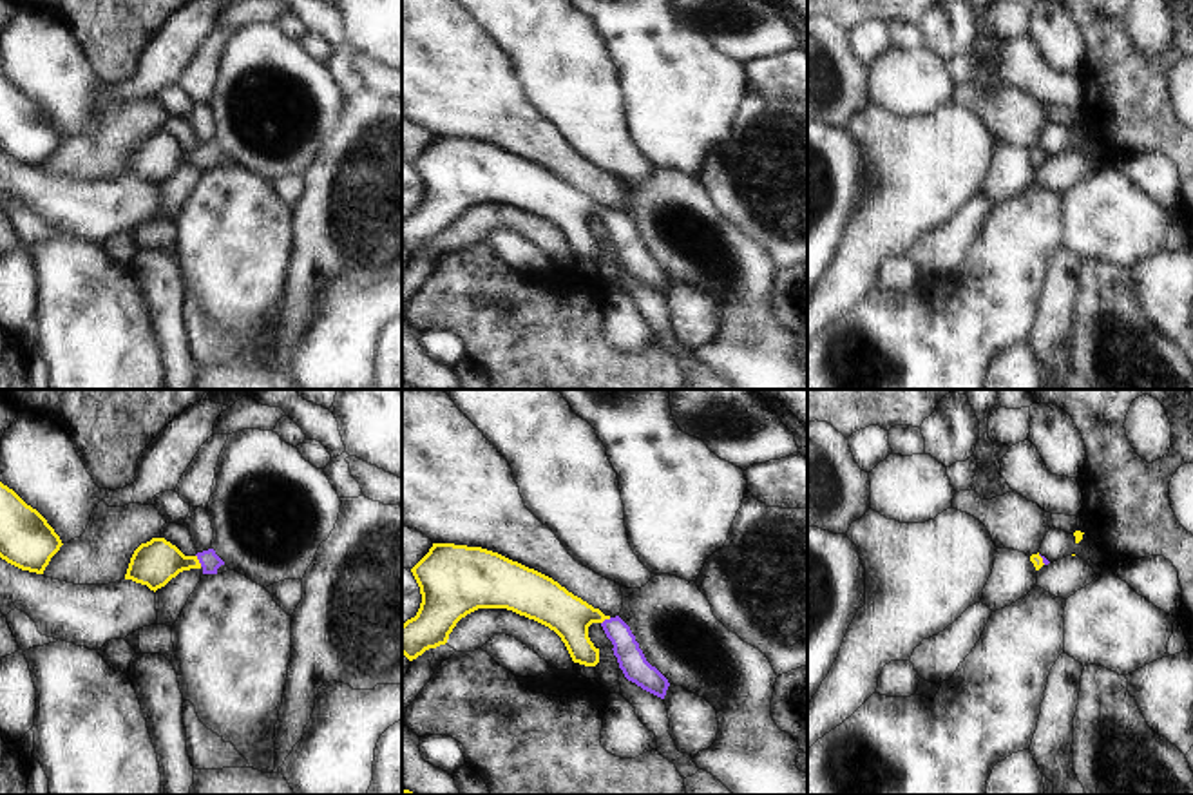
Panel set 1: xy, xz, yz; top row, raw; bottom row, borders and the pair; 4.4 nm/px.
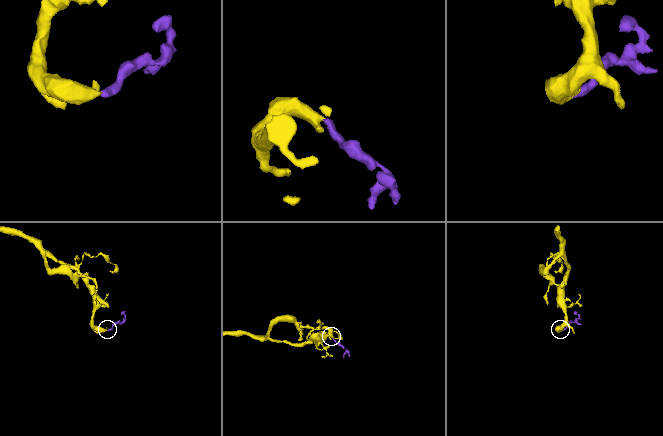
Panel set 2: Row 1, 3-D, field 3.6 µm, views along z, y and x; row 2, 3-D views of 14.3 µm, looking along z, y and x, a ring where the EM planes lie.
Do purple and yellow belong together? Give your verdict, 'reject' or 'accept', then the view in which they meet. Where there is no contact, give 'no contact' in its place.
accept; contact in xy

